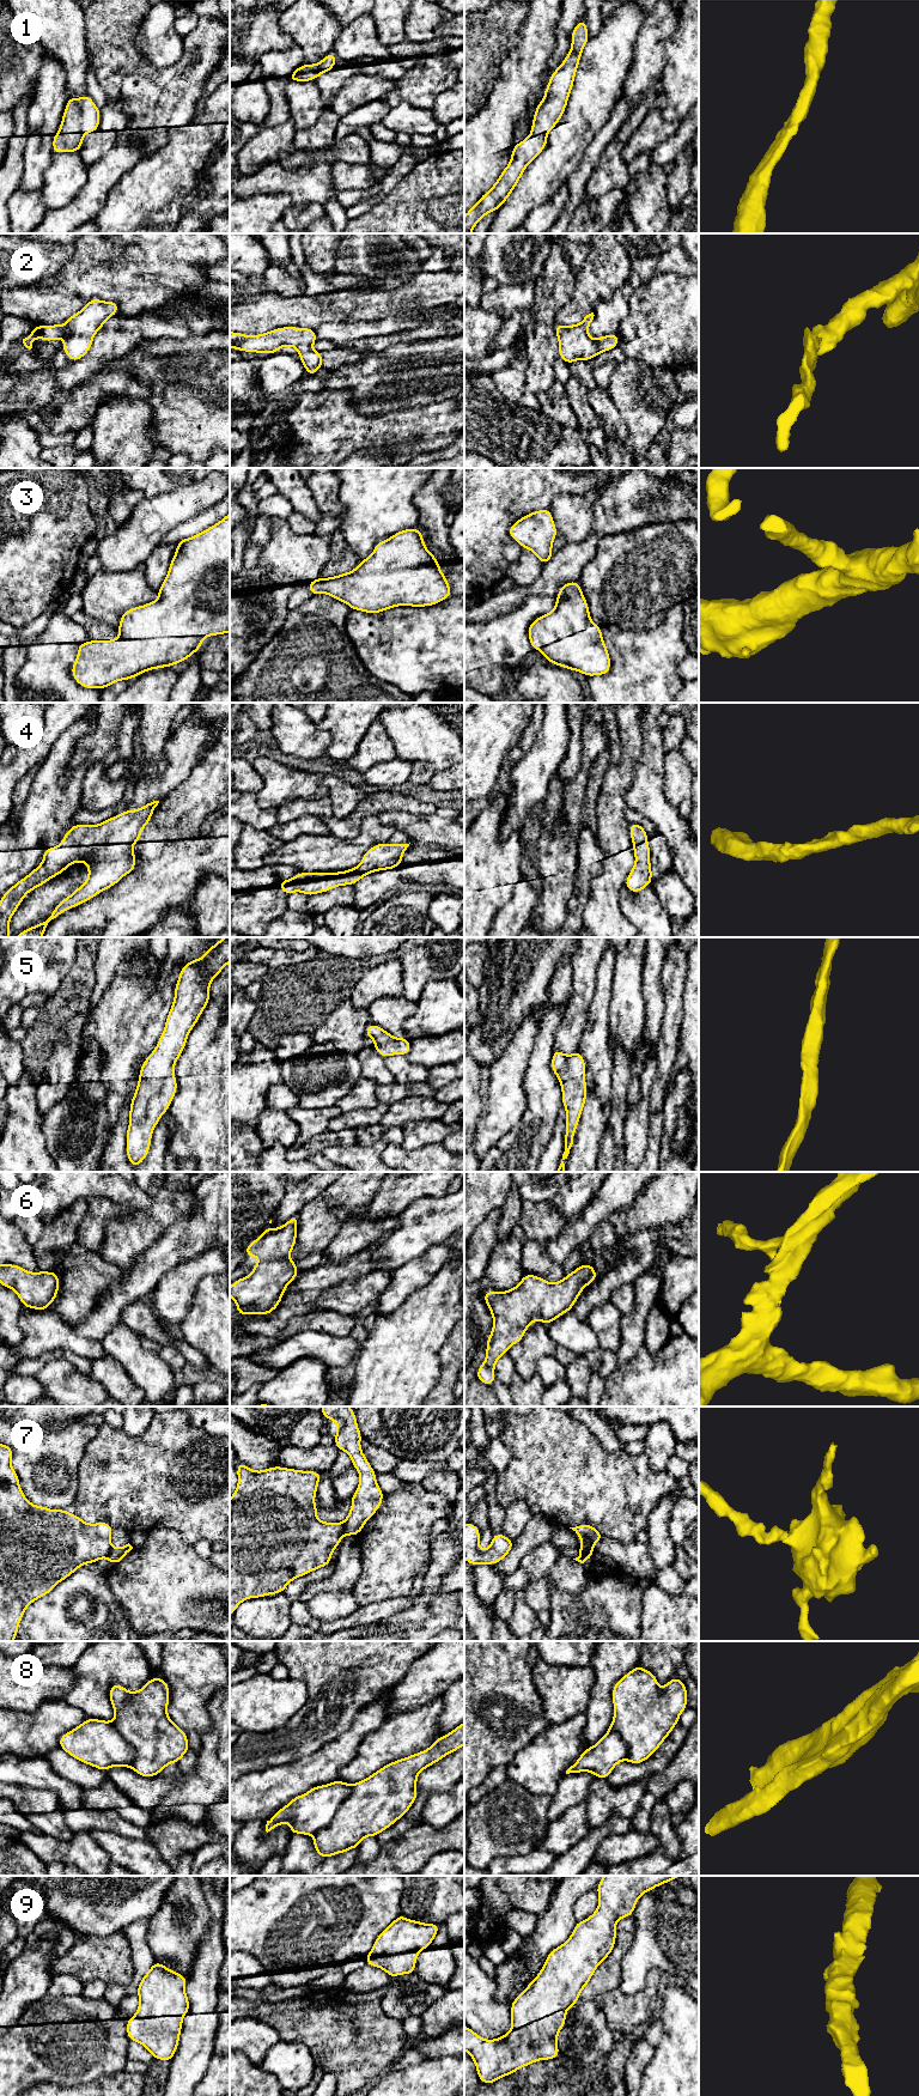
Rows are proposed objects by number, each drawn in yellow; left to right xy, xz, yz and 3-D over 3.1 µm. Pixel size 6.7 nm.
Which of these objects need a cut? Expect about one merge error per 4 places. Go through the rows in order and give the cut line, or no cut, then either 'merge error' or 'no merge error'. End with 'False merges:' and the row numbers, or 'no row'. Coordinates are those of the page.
1: no cut; no merge error
2: no cut; no merge error
3: no cut; no merge error
4: no cut; no merge error
5: no cut; no merge error
6: no cut; no merge error
7: cut in xz along (341, 1523), (345, 1533); merge error
8: no cut; no merge error
9: no cut; no merge error
False merges: 7

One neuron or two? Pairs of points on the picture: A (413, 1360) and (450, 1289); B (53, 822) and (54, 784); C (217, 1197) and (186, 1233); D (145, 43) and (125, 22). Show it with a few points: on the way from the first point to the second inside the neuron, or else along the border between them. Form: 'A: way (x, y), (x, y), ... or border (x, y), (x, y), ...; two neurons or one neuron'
A: way (413, 1342), (414, 1332), (438, 1307); one neuron
B: way (53, 813), (54, 794); one neuron
C: way (213, 1206), (194, 1225); one neuron
D: border (147, 12), (137, 36), (137, 50), (146, 61); two neurons

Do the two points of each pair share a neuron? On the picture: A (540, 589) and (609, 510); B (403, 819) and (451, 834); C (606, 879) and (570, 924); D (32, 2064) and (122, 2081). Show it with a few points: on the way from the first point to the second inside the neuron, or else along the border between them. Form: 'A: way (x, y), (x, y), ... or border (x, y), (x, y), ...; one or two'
A: way (560, 570), (598, 530); one
B: way (415, 826), (419, 828), (439, 828); one
C: border (596, 876), (583, 924); two
D: border (123, 2070), (85, 2083); two

